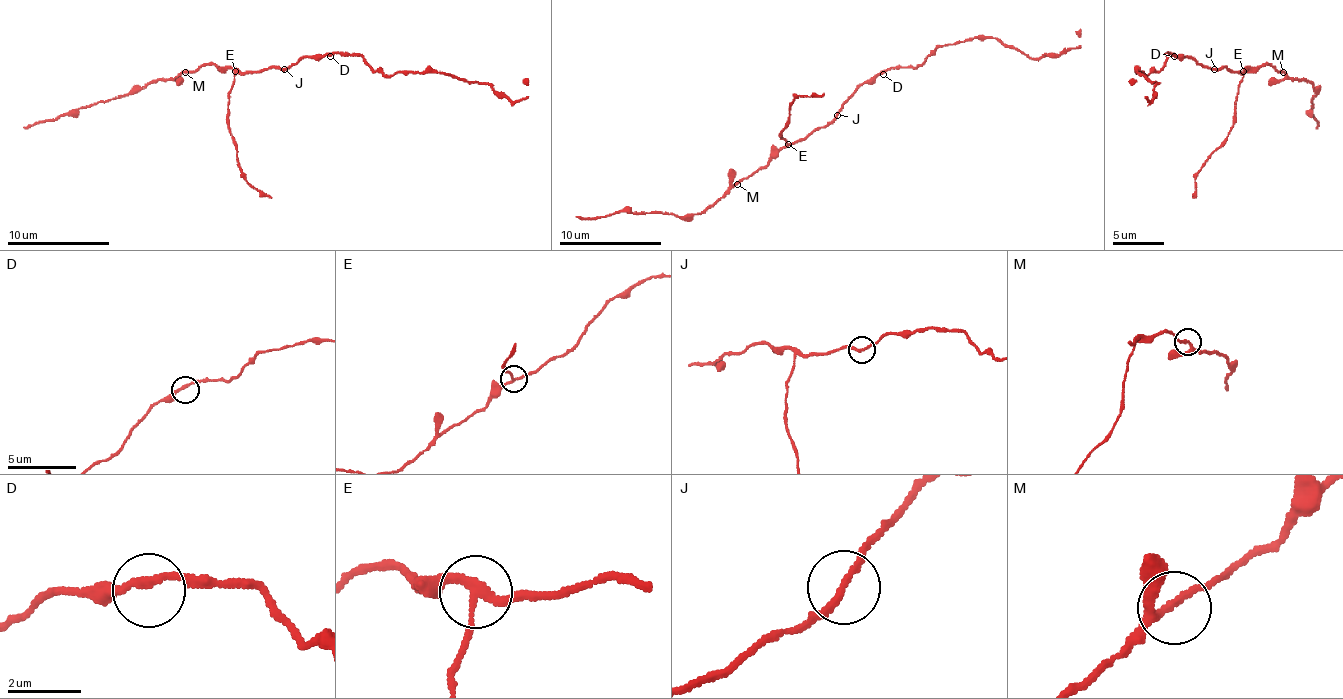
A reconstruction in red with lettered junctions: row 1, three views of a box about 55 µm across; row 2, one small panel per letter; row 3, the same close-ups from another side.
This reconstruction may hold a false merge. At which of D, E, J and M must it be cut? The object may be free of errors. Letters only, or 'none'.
E

